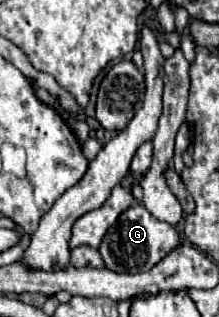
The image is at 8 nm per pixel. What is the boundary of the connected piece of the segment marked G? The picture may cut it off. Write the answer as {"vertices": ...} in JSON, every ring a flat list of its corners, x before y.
{"vertices":[[133,203,125,213,119,215,117,223,107,231,99,253,105,261,105,267,115,273,141,273,153,269,153,265,167,257,177,245,179,233,173,225,155,219,143,205]]}

